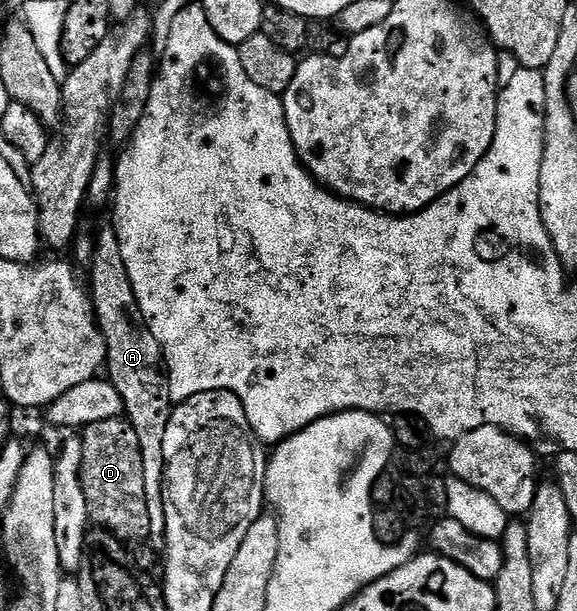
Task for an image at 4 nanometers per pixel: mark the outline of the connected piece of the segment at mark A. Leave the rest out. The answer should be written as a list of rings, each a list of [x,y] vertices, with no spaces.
[[[106,226],[99,234],[98,241],[93,241],[93,264],[88,286],[92,291],[94,313],[106,339],[104,372],[110,384],[116,386],[116,392],[126,406],[125,417],[136,430],[136,438],[140,438],[140,454],[144,458],[144,490],[148,514],[152,518],[149,539],[155,545],[162,546],[166,542],[164,438],[168,434],[168,422],[176,401],[170,396],[170,378],[164,367],[162,347],[160,342],[156,342],[140,310],[136,290],[132,290],[132,278],[128,278],[128,266],[124,266],[122,243],[113,227]]]

